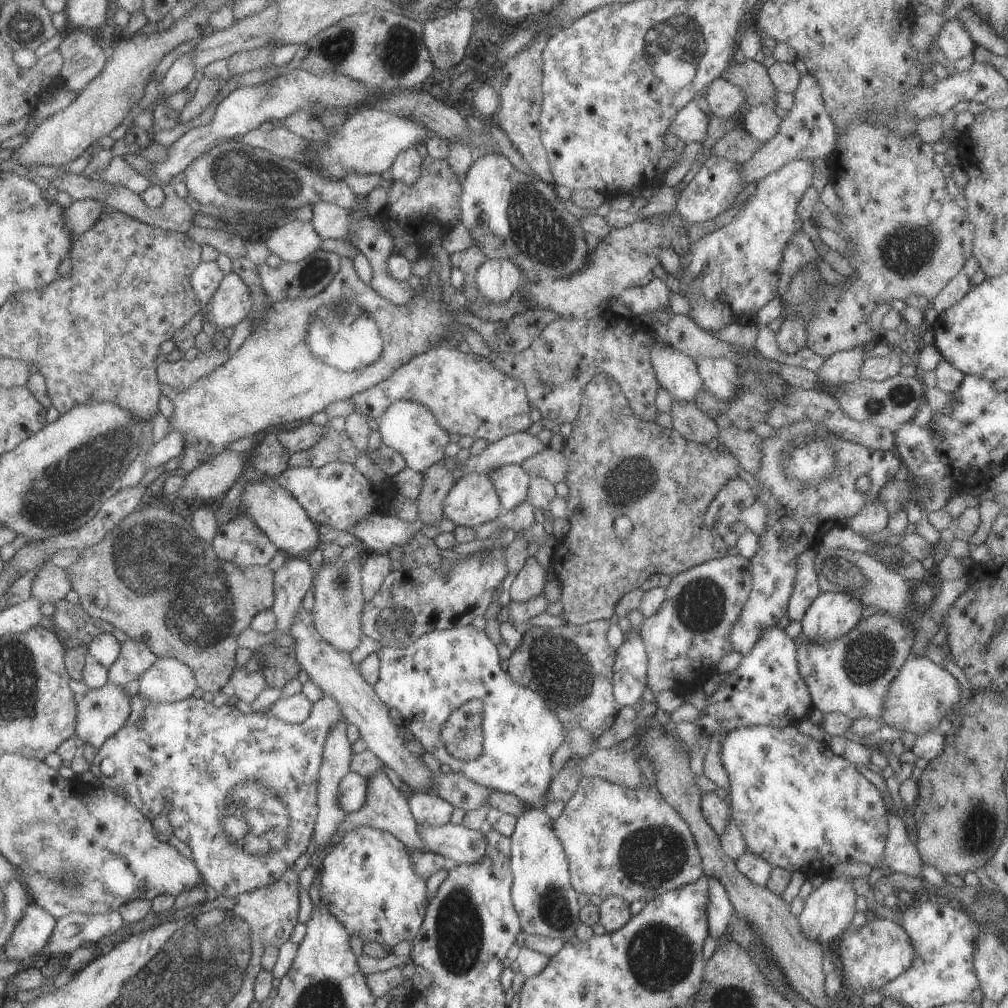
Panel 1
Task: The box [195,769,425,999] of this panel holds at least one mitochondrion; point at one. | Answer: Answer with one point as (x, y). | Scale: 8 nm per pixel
(255, 820)

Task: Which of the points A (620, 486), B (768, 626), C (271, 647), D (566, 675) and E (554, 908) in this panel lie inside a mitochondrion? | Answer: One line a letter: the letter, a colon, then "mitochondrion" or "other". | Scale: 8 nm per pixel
A: mitochondrion
B: other
C: other
D: mitochondrion
E: mitochondrion

